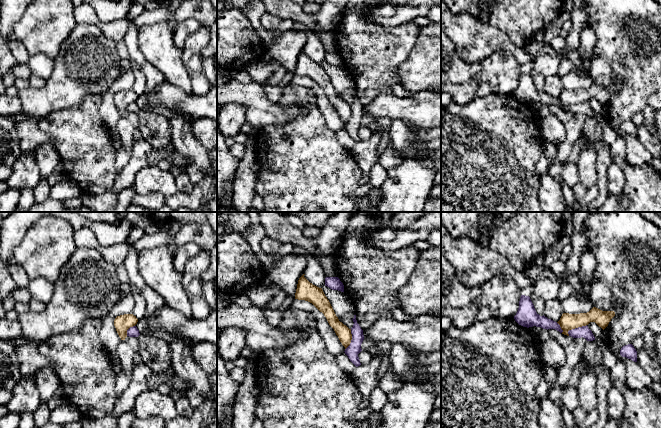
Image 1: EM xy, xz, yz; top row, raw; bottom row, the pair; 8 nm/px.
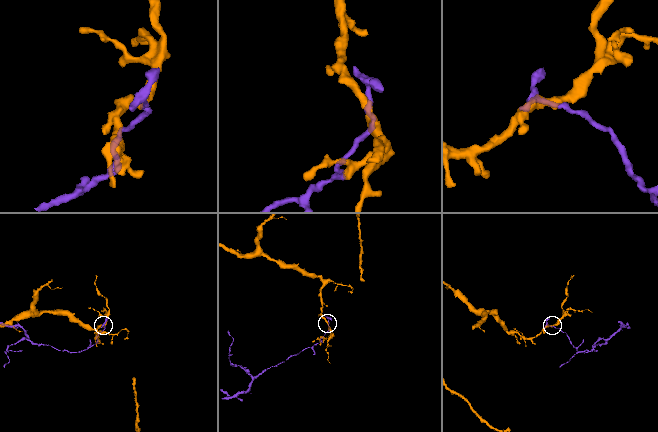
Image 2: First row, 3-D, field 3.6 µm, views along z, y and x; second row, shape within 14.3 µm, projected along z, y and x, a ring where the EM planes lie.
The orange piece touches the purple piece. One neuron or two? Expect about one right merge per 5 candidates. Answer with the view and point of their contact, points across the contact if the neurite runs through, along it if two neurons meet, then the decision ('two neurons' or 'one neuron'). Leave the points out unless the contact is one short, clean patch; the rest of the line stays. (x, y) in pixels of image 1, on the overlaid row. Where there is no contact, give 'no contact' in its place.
contact yz (575, 327); border yz (586, 324), (570, 329), (568, 335); two neurons

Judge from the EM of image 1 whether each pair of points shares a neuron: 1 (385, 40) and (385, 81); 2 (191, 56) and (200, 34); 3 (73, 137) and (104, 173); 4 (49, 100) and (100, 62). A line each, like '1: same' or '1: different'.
1: same
2: same
3: same
4: same

